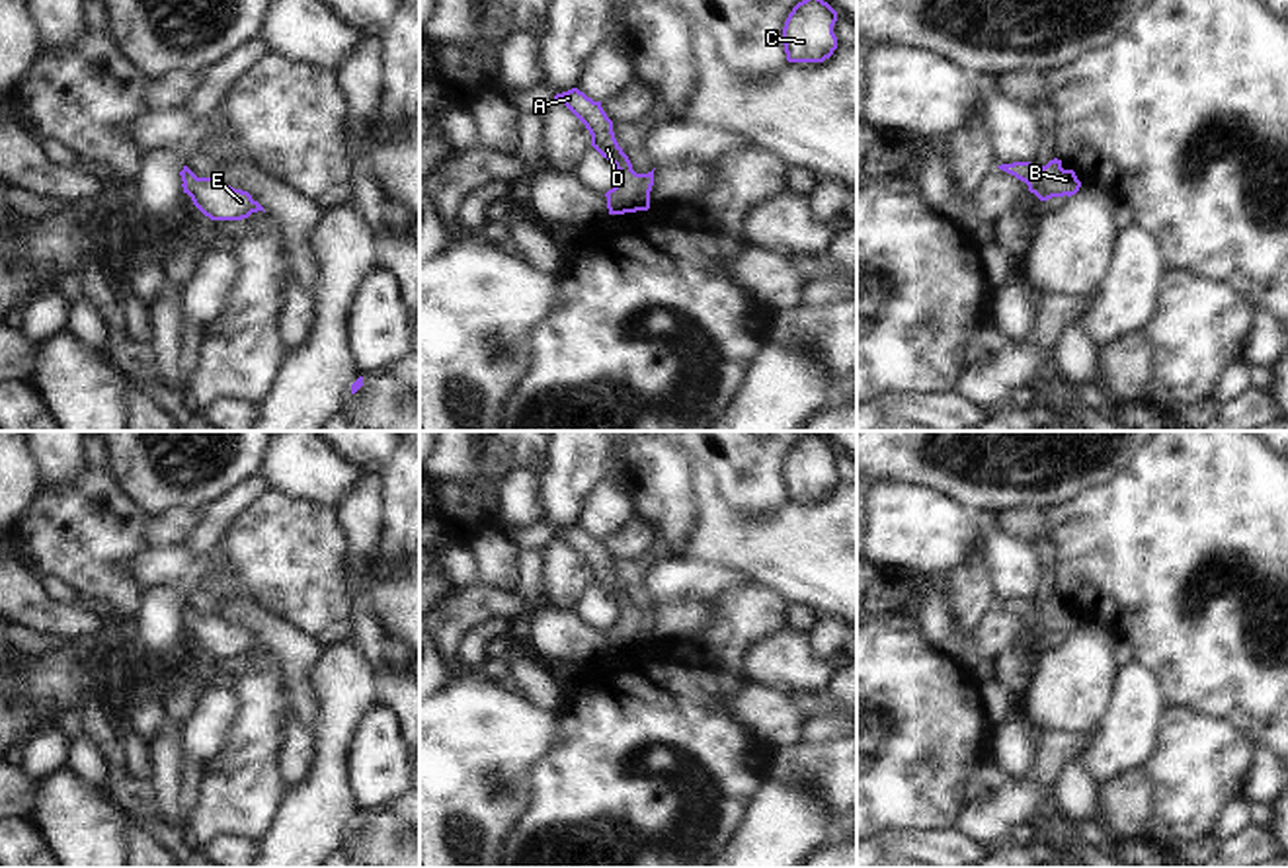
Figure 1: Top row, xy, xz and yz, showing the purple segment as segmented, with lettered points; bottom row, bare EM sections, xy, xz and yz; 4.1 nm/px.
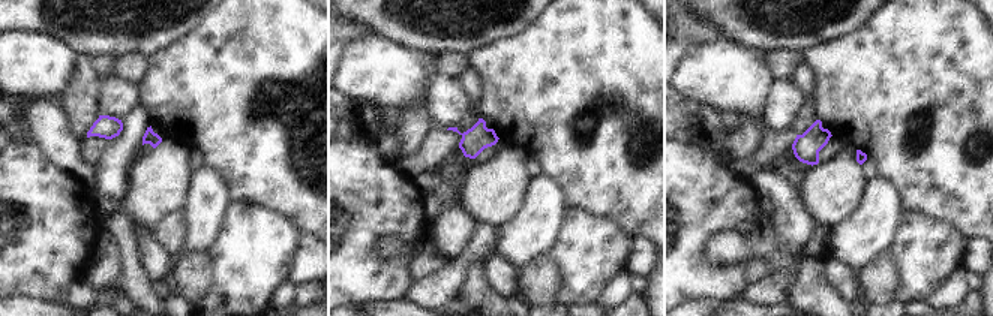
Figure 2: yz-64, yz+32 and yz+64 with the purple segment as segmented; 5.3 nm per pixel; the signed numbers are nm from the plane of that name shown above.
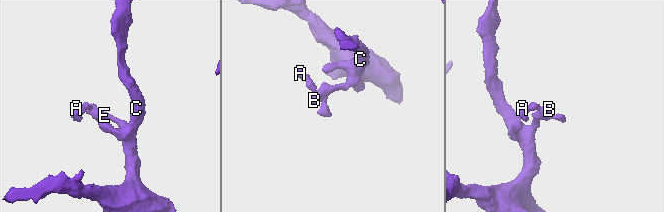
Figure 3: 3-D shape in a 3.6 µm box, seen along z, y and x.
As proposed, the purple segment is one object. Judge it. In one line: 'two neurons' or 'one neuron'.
one neuron

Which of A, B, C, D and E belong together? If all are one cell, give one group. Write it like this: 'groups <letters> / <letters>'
groups A B C D E

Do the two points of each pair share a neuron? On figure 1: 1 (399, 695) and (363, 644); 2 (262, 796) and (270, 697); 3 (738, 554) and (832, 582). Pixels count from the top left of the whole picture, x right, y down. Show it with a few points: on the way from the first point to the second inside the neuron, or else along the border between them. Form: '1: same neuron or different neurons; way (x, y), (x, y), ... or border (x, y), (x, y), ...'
1: same neuron; way (387, 683), (373, 656)
2: same neuron; way (262, 771), (262, 722)
3: same neuron; way (762, 554), (804, 554), (808, 558)

